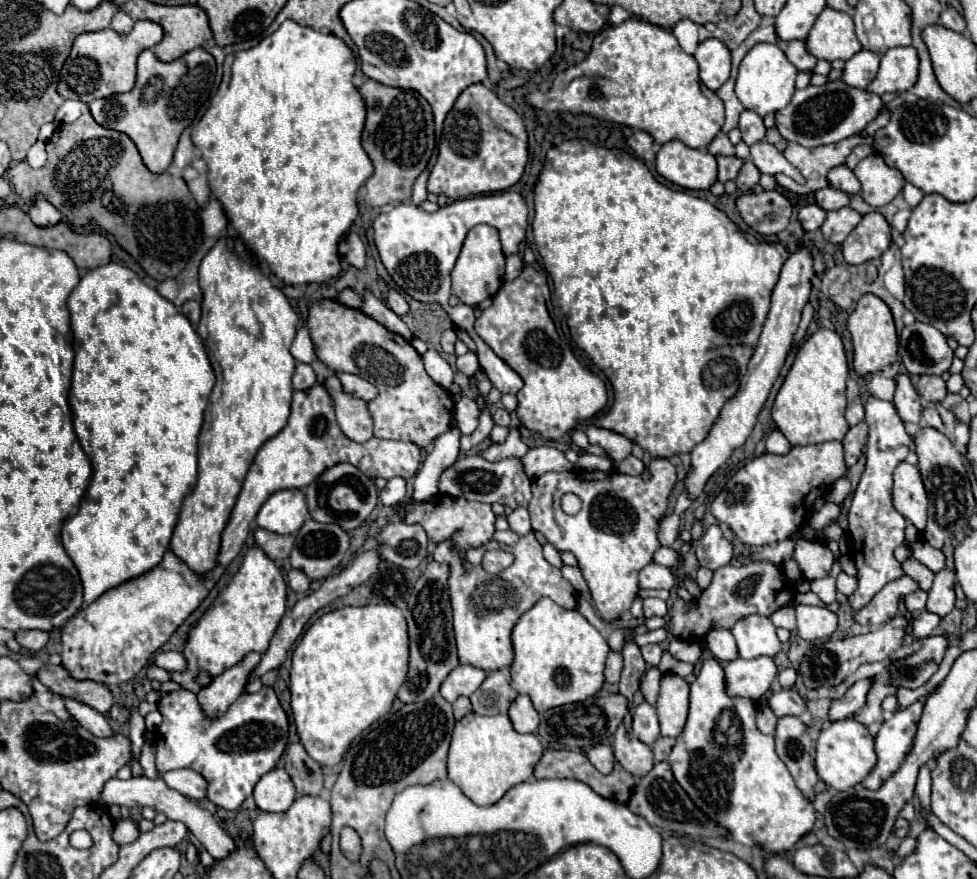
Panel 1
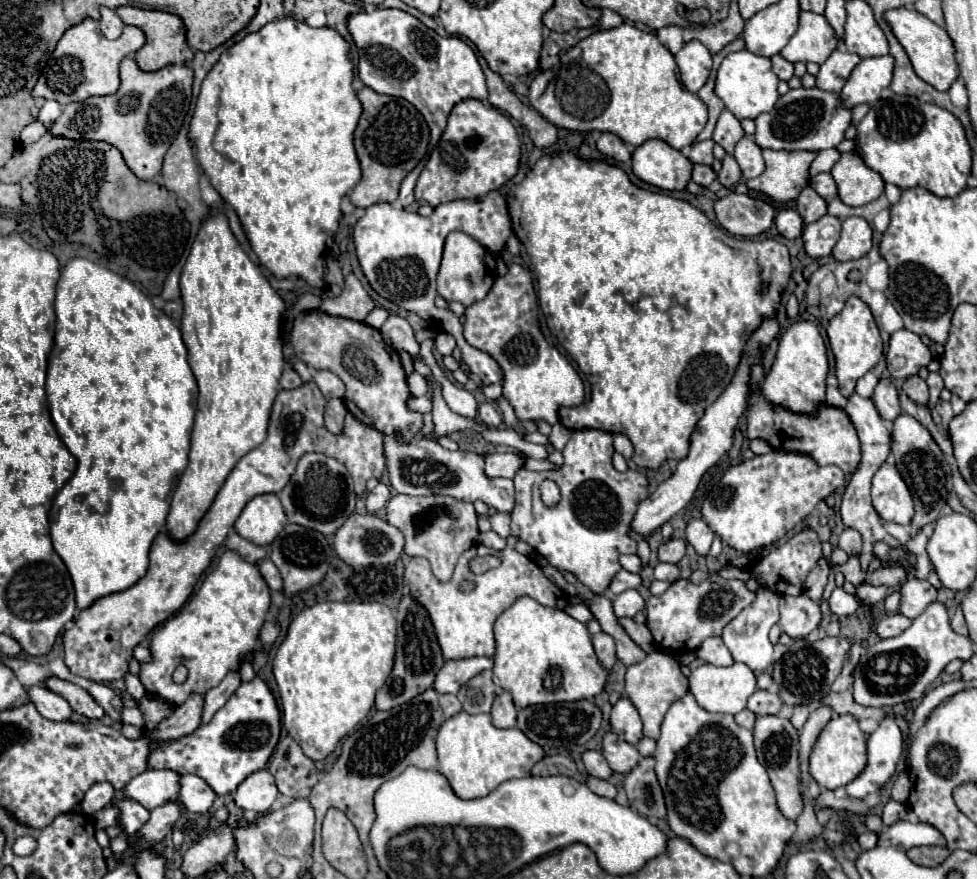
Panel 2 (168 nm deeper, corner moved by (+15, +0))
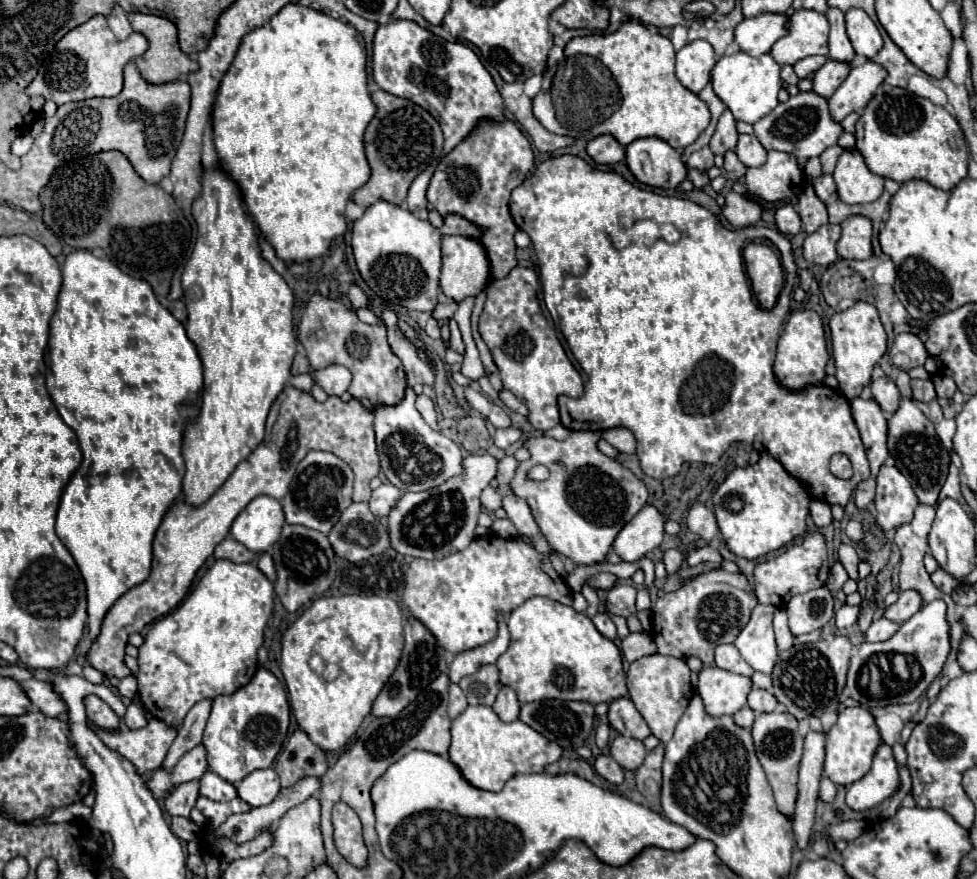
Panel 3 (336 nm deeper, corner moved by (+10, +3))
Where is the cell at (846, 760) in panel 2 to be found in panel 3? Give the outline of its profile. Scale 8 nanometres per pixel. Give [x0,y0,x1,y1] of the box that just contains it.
[825,706,881,786]

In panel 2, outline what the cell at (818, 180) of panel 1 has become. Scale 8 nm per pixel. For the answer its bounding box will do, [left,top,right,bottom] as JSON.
[746,149,816,201]

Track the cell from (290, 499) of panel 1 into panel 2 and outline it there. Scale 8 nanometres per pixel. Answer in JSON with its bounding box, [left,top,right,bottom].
[234,495,284,545]

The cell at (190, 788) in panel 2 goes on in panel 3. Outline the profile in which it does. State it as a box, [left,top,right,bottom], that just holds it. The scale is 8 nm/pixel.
[199,770,237,802]

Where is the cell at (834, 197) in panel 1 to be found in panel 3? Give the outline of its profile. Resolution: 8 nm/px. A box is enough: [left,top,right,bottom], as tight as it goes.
[799,186,827,234]

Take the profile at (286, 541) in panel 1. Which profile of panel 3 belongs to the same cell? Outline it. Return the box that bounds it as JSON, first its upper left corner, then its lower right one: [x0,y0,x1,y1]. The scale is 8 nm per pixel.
[215,536,255,562]

